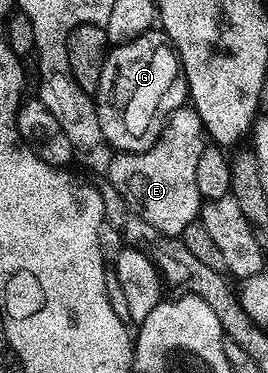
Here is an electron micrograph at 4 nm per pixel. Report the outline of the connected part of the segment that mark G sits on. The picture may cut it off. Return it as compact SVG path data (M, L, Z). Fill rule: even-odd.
M152 30L128 44L114 45L101 70L99 89L93 93L104 141L119 152L144 152L163 133L171 111L188 96L179 58L166 32Z

